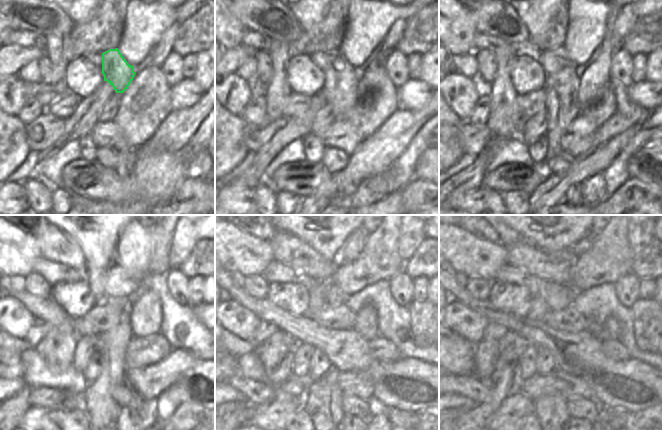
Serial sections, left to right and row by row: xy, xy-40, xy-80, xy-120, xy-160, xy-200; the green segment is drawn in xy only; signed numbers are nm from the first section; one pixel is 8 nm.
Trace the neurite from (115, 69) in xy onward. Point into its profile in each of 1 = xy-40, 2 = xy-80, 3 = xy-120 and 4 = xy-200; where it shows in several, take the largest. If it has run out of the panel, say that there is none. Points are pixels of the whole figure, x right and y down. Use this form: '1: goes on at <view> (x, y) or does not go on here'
1: goes on at xy-40 (340, 90)
2: goes on at xy-80 (561, 88)
3: goes on at xy-120 (97, 402)
4: goes on at xy-200 (551, 412)

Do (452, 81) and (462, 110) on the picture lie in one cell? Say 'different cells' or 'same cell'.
same cell

